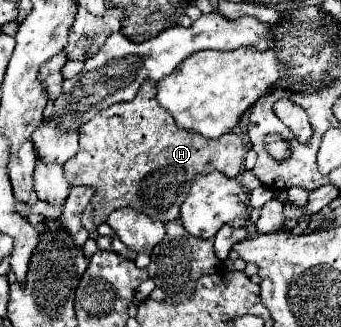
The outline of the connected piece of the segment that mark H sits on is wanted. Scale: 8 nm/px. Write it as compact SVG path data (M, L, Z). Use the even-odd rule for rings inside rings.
M145 80L131 102L117 102L109 108L103 108L101 112L97 112L95 118L79 128L79 150L65 162L63 168L71 186L91 186L97 190L83 212L83 226L89 232L95 232L97 226L103 224L113 210L125 206L135 208L161 222L179 218L179 206L189 192L193 176L219 170L229 178L237 178L243 164L243 154L245 148L237 134L229 132L217 140L209 140L197 132L179 128L175 118L155 100L155 84L151 80Z

